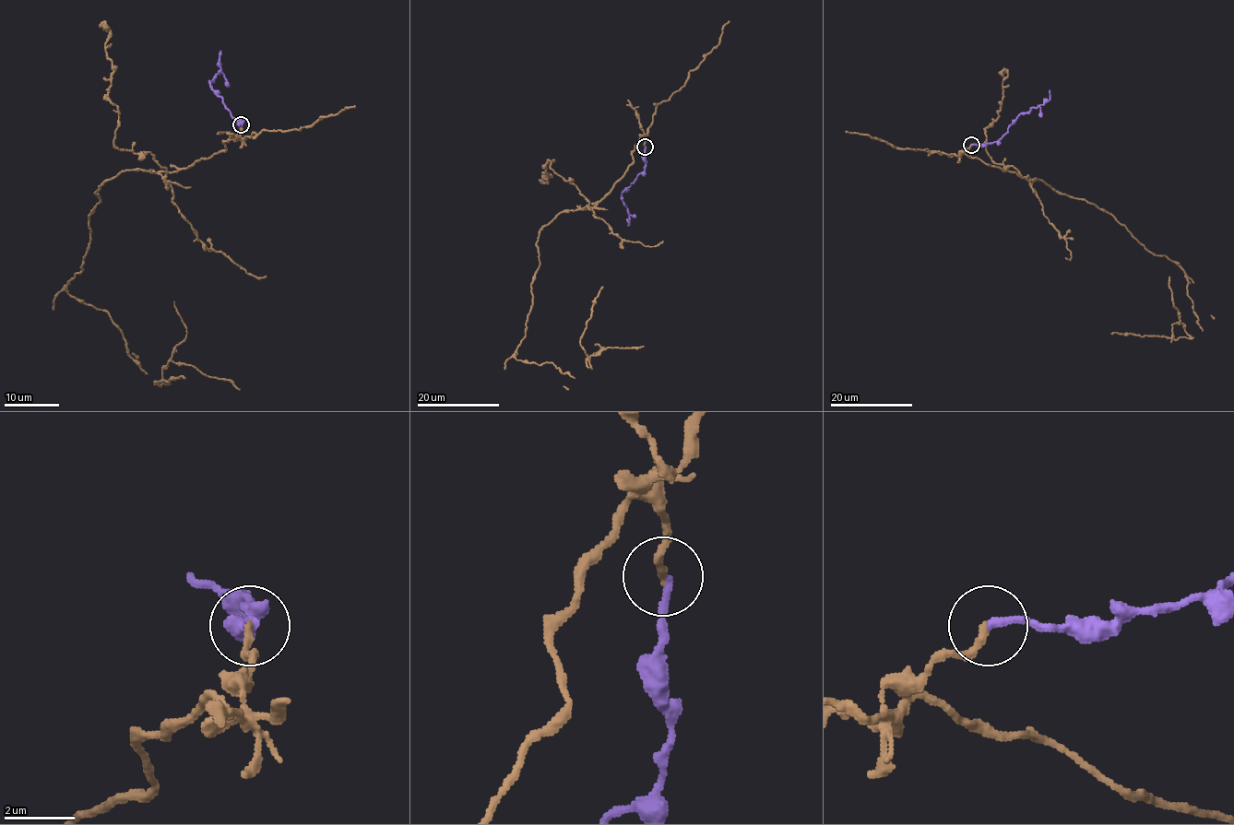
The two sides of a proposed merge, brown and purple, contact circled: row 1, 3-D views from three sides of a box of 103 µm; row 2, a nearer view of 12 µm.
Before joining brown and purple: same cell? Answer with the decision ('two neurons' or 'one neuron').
two neurons

